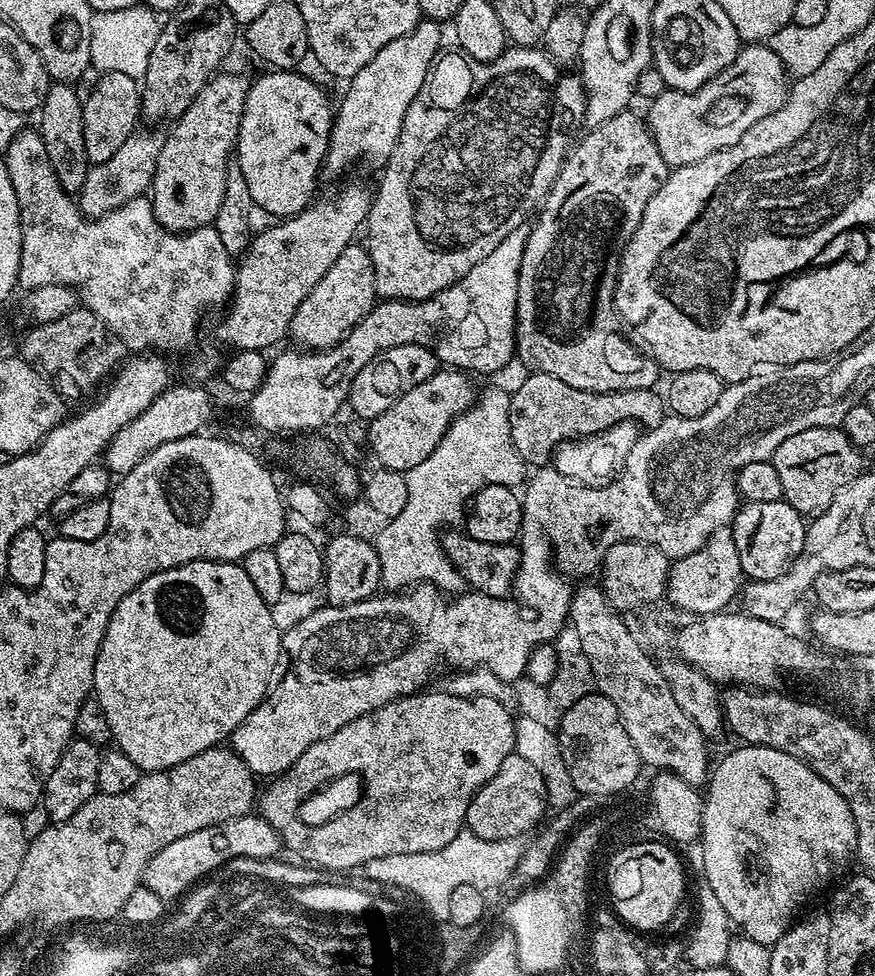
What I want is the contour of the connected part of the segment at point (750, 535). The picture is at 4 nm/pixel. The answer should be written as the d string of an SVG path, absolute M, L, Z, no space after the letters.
M785 499L774 502L744 502L731 523L733 540L748 580L773 580L788 572L804 548L805 517Z

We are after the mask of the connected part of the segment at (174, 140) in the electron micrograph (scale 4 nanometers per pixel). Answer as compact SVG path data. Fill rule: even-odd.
M219 71L208 80L206 86L195 96L194 102L187 107L180 119L173 123L170 134L165 135L162 141L155 162L150 199L156 220L170 232L191 232L194 229L209 227L215 223L218 209L222 206L223 195L226 192L228 165L235 153L241 116L245 110L245 99L251 88L249 78L224 71Z

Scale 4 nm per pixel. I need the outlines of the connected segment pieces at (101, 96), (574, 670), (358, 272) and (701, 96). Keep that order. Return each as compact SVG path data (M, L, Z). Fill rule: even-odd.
M118 71L103 72L98 78L96 84L91 85L83 99L83 144L86 146L88 162L91 165L105 162L111 158L118 148L124 144L125 140L133 135L134 126L140 120L140 86L137 79ZM108 92L116 92L116 100L108 100Z
M571 624L560 631L554 641L556 647L556 658L559 661L556 672L553 674L548 684L540 684L529 678L522 678L514 685L516 694L517 713L541 723L546 729L557 731L560 722L566 714L566 710L578 702L578 699L588 695L593 689L593 676L591 665L586 654L581 650L582 641L576 630Z
M360 242L348 244L346 250L338 254L334 266L326 270L322 282L318 282L318 286L306 294L302 306L298 306L292 319L291 339L296 339L304 350L332 348L367 312L372 311L377 300L374 266L367 247Z
M756 42L741 47L733 64L696 92L664 91L647 105L646 123L662 158L673 169L678 169L734 146L746 130L777 112L789 91L790 84L778 56L770 46Z

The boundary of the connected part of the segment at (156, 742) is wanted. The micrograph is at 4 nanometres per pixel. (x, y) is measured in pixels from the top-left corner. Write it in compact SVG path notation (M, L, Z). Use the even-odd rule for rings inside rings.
M195 560L177 568L154 574L146 578L114 610L110 618L110 626L106 626L106 634L102 638L102 646L94 662L94 678L92 691L94 699L106 713L106 722L110 722L112 739L115 747L140 768L141 773L164 772L167 768L178 766L178 762L186 762L186 758L194 758L194 754L202 754L208 748L223 745L231 737L233 730L252 713L270 691L274 675L272 671L282 656L282 632L276 629L276 620L272 617L273 609L254 590L254 582L250 582L250 574L246 574L243 563L226 560Z

